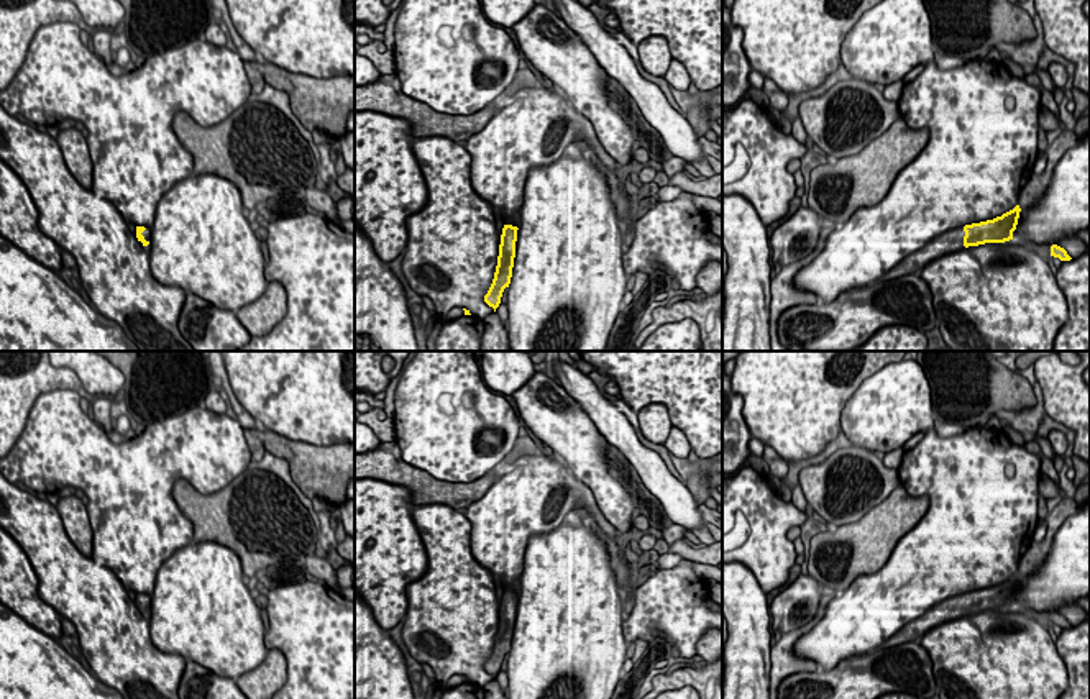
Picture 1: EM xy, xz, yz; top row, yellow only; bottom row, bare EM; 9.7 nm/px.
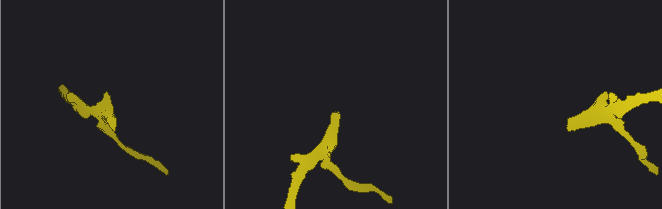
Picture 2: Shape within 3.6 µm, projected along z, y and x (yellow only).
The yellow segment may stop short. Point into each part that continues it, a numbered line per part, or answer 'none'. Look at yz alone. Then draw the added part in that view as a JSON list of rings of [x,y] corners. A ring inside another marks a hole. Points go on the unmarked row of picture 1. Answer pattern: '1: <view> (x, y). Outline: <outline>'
1: yz (949, 609). Outline: [[[964,594],[947,597],[934,604],[921,617],[903,625],[893,637],[890,637],[880,646],[895,646],[903,642],[919,642],[923,635],[929,632],[932,627],[944,622],[962,619],[965,615],[964,604],[965,604]]]

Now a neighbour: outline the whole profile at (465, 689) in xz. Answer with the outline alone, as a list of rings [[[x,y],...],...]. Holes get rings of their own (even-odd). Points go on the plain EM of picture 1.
[[[433,679],[425,697],[432,699],[437,694],[440,699],[484,699],[486,691],[483,686],[478,686],[474,683],[461,683],[455,688],[440,688]]]

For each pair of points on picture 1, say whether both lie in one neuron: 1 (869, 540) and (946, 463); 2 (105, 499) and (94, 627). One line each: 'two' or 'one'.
1: two
2: two

